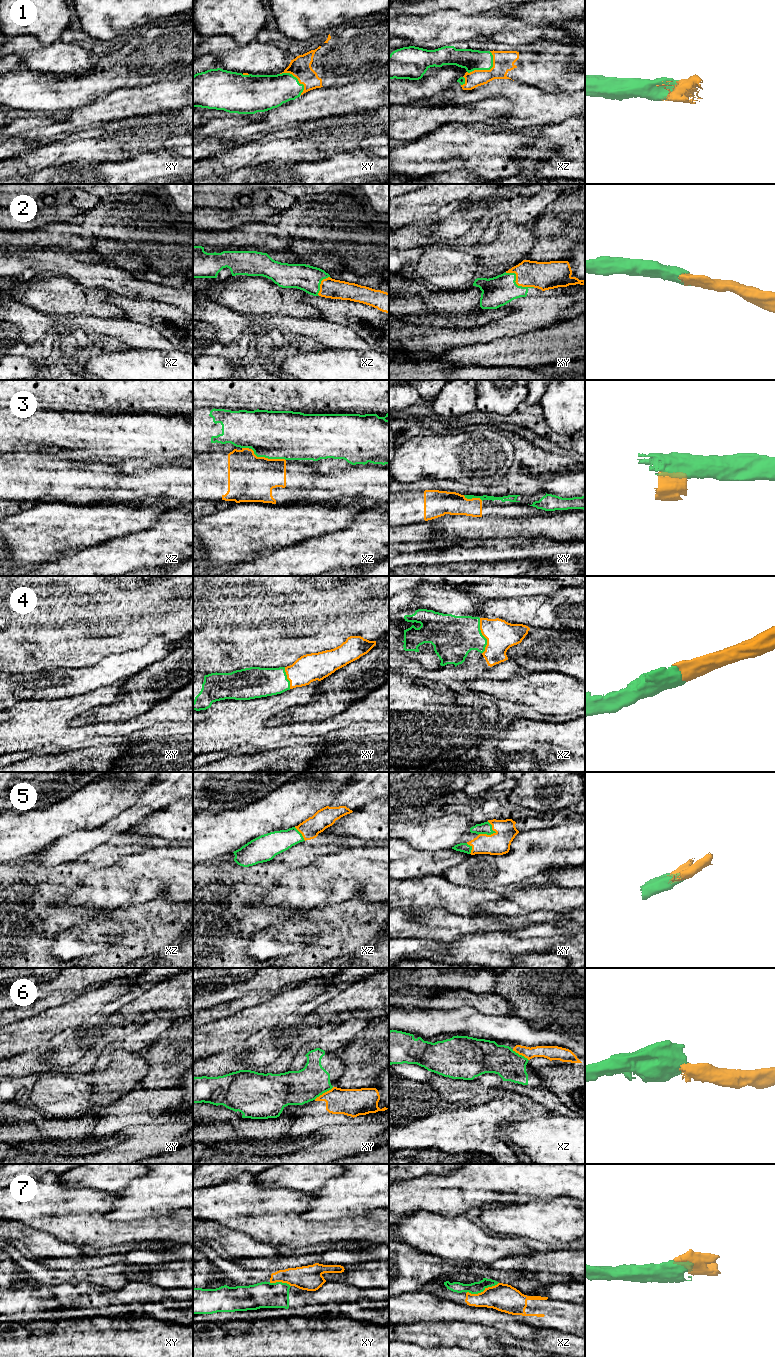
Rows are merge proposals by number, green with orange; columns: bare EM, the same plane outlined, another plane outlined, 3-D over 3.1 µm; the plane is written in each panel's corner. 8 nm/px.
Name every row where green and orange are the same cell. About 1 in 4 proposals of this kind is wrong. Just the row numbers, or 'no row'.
1, 2, 4, 5

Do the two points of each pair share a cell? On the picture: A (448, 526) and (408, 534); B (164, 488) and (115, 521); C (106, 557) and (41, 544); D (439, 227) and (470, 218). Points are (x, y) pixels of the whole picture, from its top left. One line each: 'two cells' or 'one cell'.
A: two cells
B: two cells
C: two cells
D: one cell

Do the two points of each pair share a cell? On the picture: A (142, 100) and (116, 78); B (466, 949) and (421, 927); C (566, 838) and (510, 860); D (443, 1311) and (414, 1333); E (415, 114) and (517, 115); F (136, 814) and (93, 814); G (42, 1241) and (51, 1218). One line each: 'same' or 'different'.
A: different
B: different
C: same
D: different
E: different
F: different
G: different

